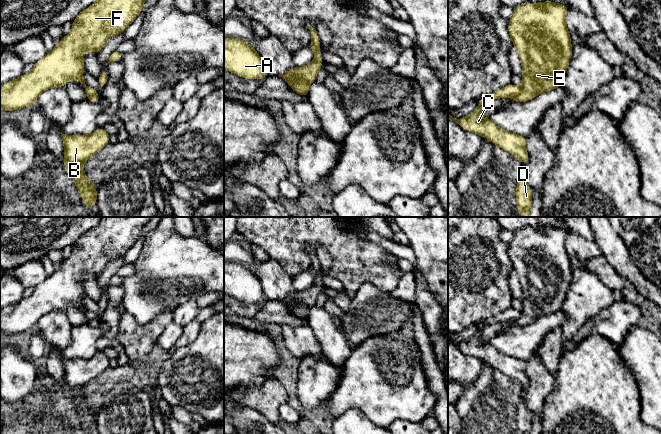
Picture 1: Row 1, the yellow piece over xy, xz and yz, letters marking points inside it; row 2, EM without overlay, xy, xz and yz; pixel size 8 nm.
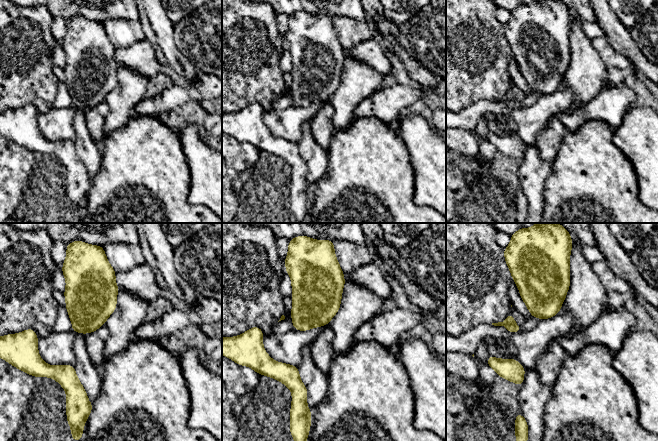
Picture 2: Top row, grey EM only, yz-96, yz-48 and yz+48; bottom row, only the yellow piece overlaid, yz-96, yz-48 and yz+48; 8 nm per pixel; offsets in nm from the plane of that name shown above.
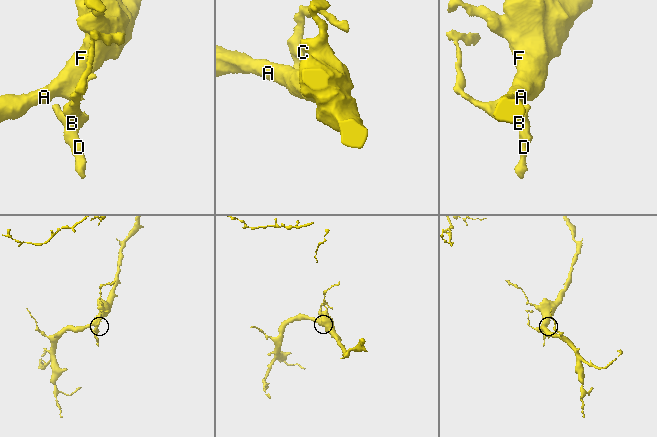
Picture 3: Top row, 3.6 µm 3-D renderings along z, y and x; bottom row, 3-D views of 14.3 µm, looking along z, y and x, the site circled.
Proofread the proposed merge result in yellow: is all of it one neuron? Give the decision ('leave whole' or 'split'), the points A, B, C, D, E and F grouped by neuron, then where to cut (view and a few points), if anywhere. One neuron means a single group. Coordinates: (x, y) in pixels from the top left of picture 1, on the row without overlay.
split | A E F / B C D | yz (520, 312), (520, 315), (514, 321)

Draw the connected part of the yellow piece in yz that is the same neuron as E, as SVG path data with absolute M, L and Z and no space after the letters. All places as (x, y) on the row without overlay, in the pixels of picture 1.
M552 225L527 226L514 232L508 255L518 275L523 300L520 317L513 322L513 326L526 326L562 309L572 280L571 260L566 249L568 234L567 229Z

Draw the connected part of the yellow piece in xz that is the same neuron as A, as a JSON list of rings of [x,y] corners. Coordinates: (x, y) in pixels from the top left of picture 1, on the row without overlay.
[[[224,262],[224,294],[245,303],[266,303],[260,279],[252,269],[238,262]]]

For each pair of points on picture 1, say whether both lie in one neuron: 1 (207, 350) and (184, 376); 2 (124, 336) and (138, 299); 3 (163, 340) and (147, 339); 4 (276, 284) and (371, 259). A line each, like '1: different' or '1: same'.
1: same
2: different
3: different
4: different

